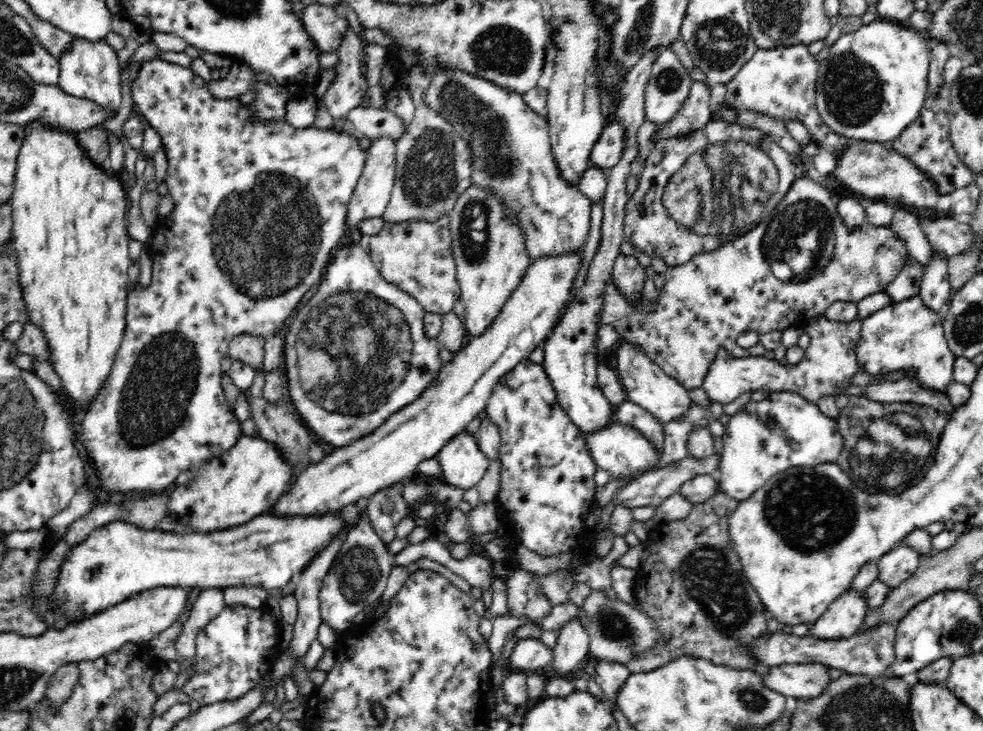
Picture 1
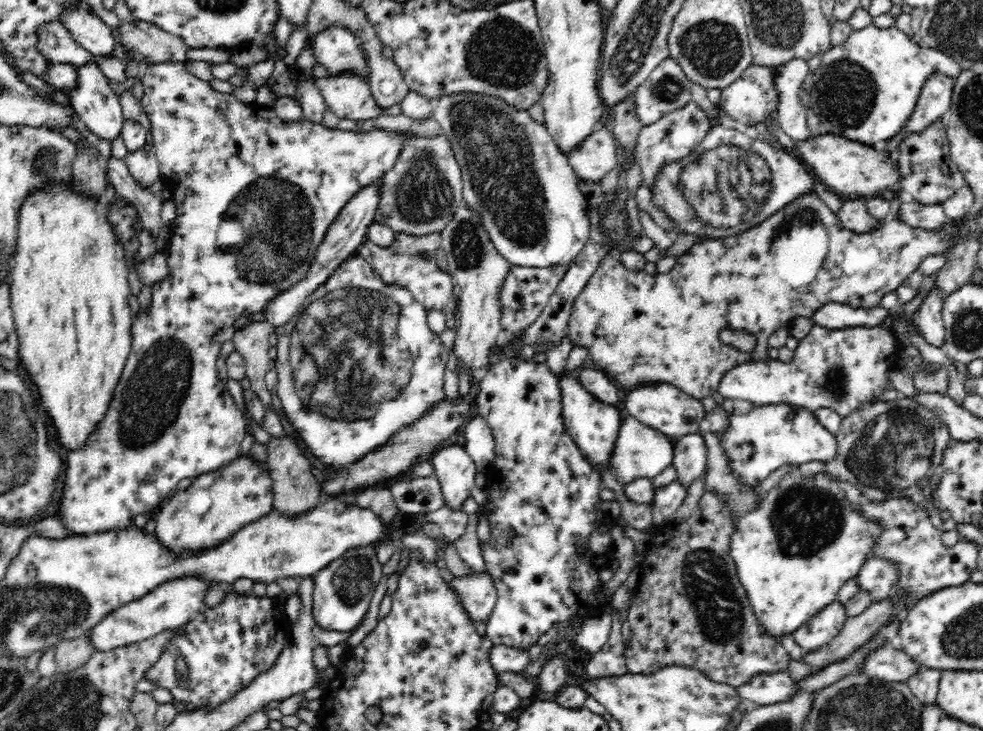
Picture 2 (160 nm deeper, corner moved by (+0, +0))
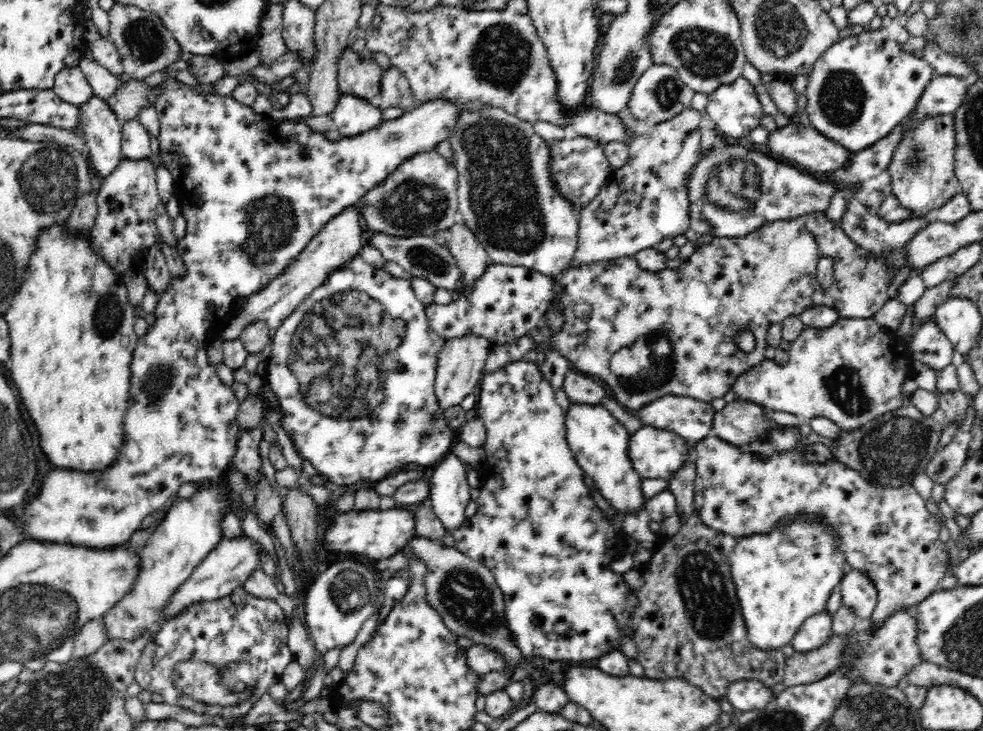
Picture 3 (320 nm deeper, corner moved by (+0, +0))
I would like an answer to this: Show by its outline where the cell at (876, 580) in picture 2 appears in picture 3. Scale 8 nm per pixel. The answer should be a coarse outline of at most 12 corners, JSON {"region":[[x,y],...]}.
{"region":[[847,570],[837,588],[854,615],[870,619],[877,591],[868,575]]}

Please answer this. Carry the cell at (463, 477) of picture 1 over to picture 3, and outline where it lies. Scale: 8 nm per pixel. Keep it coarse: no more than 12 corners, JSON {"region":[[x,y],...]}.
{"region":[[450,453],[435,467],[427,504],[452,534],[466,522],[469,468]]}

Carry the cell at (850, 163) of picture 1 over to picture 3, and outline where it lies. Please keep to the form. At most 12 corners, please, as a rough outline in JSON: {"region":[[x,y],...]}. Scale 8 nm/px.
{"region":[[793,123],[760,149],[811,174],[844,168],[848,149]]}

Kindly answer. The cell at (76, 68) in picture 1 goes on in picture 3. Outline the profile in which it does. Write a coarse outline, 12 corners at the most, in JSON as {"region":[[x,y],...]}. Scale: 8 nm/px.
{"region":[[100,97],[79,110],[96,180],[114,172],[123,123]]}

